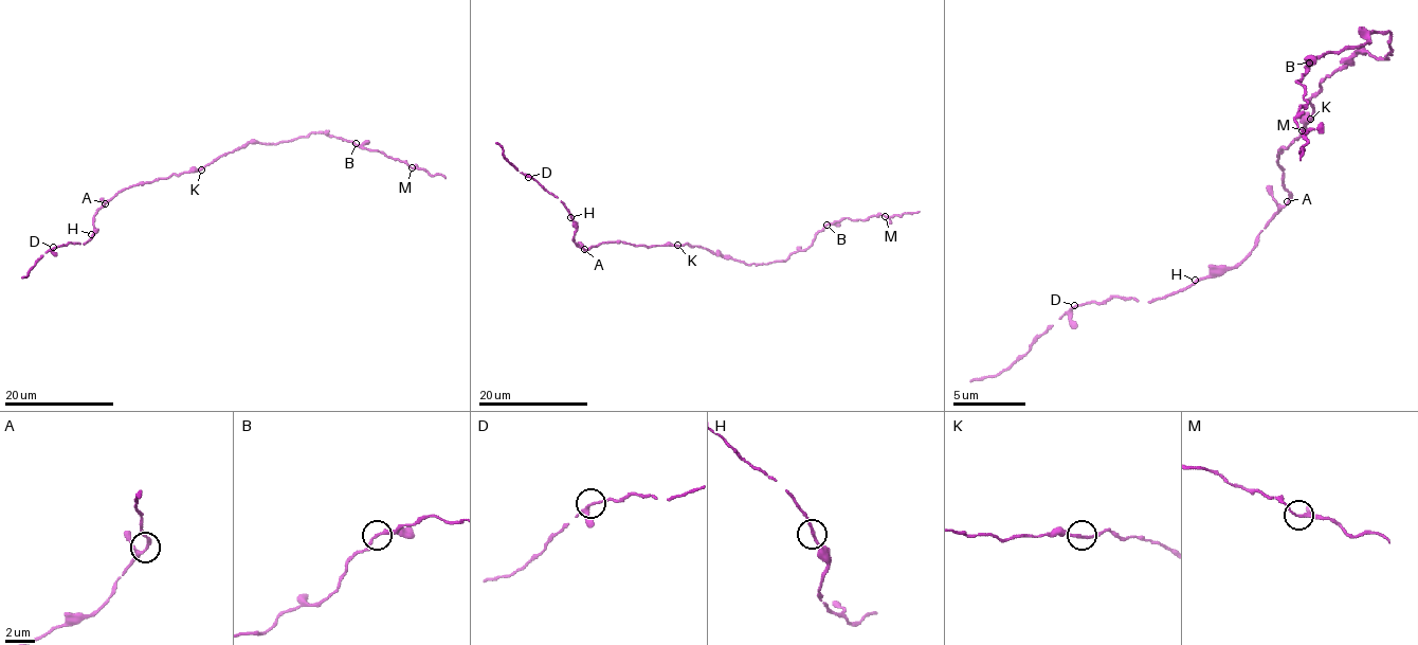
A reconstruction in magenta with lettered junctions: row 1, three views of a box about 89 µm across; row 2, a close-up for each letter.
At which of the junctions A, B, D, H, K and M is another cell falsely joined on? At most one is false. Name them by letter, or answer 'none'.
none

